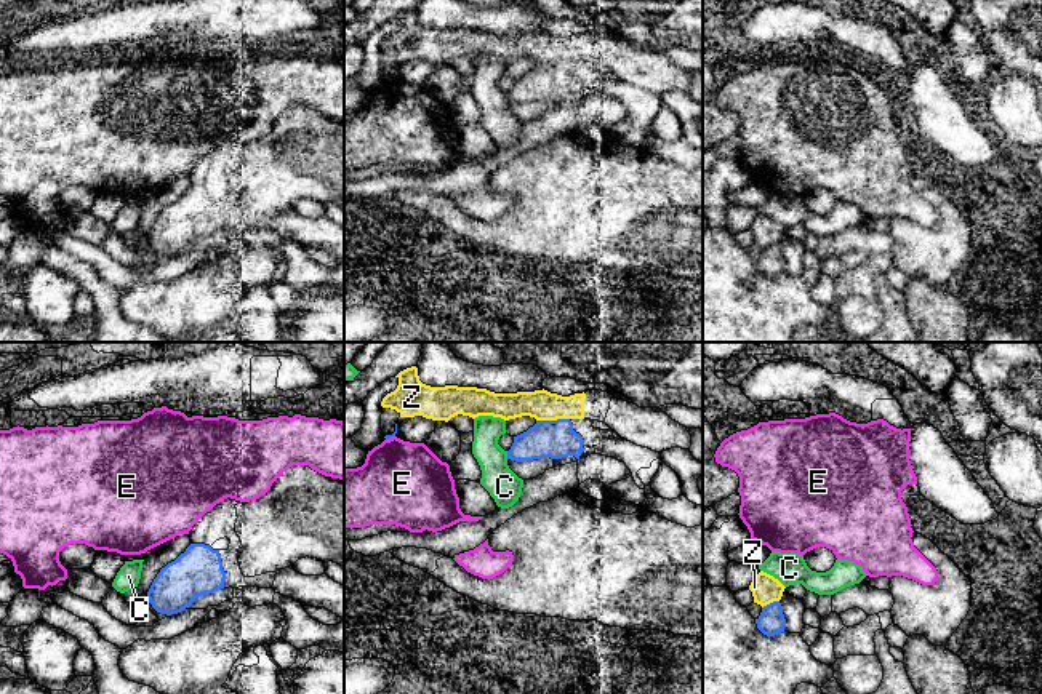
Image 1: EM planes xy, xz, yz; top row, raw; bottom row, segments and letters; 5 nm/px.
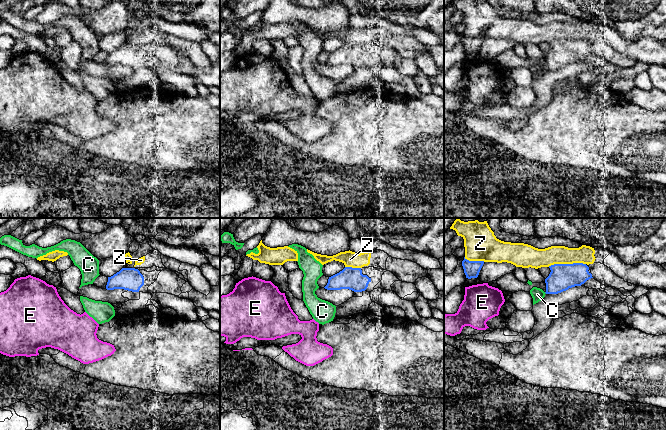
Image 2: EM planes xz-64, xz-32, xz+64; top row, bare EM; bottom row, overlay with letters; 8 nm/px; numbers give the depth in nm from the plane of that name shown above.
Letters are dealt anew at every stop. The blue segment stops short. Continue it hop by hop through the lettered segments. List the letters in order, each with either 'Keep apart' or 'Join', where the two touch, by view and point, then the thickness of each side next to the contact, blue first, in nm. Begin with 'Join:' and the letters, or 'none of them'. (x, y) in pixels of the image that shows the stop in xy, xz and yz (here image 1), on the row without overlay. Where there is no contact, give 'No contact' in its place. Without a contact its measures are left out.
Join: none of them
C: Keep apart. Touches blue at xz (508, 96). Thickness 190 nm (blue) against 170 nm
E: Keep apart. Touches blue at xz (389, 79). Thickness 20 nm (blue) against 420 nm
Z: Keep apart. Touches blue at xz (553, 63). Thickness 190 nm (blue) against 150 nm

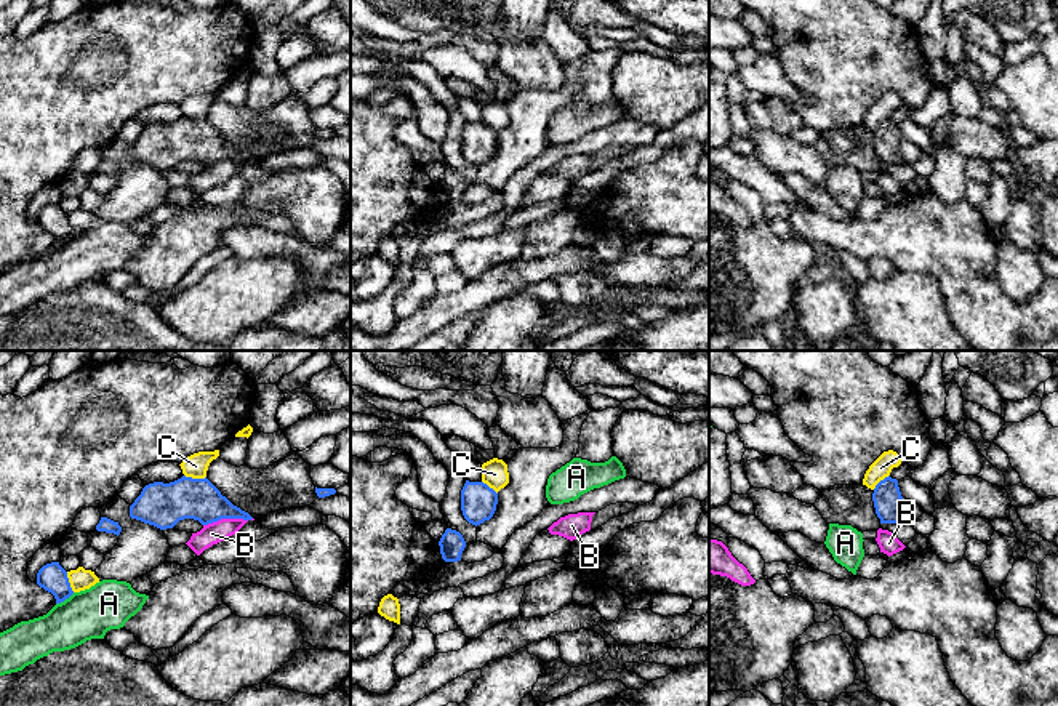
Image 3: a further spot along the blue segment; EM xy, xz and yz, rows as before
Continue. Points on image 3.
Join: none of them
A: Keep apart. Touches blue at xy (64, 240). Thickness 140 nm (blue) against 240 nm
B: Keep apart. Touches blue at xy (224, 159). Thickness 200 nm (blue) against 110 nm
C: Keep apart. Touches blue at xy (196, 120). Thickness 220 nm (blue) against 120 nm

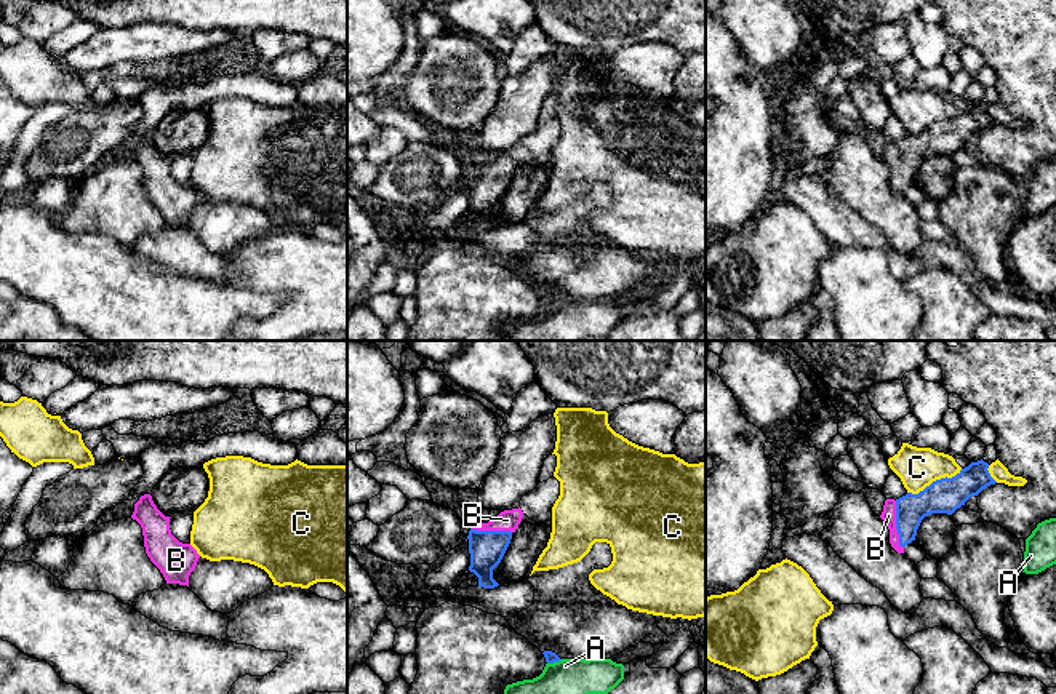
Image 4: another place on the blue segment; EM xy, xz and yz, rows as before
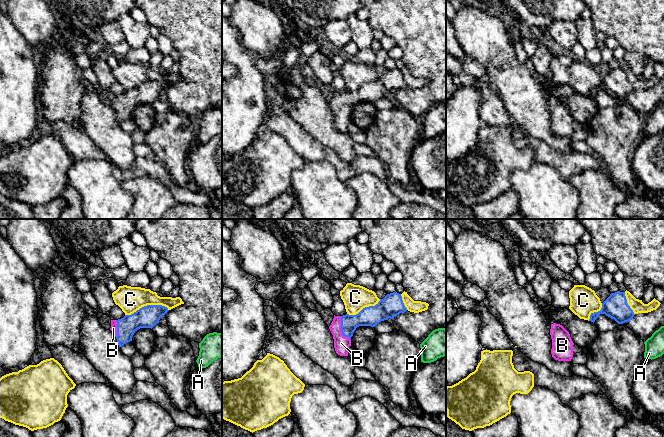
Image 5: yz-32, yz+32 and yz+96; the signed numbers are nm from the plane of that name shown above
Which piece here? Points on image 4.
Join: B
A: Keep apart. Touches blue at xz (554, 303). Thickness 60 nm (blue) against 280 nm
B: Join. Touches blue at yz (896, 167). Thickness 160 nm (blue) against 80 nm
C: Keep apart. Touches blue at yz (936, 122). Thickness 180 nm (blue) against 200 nm

